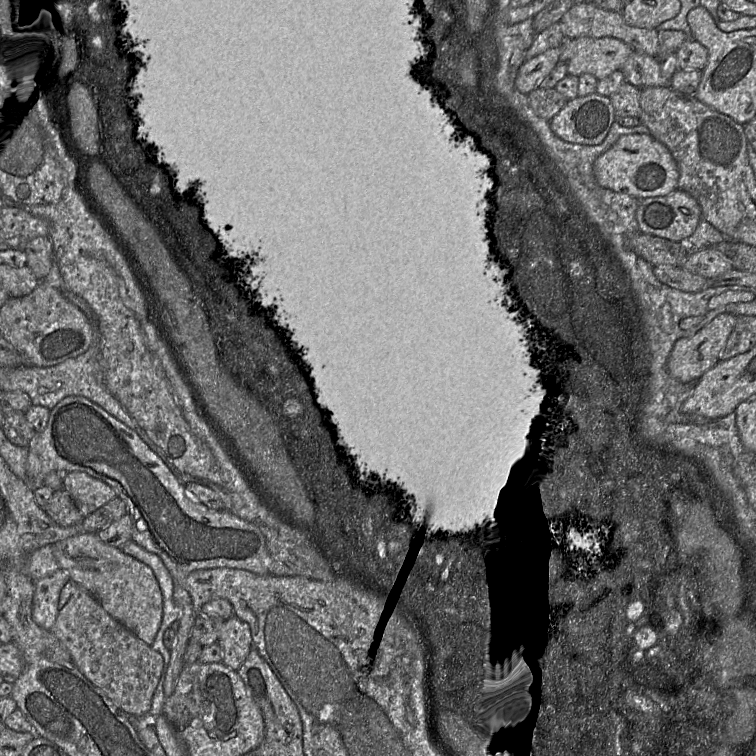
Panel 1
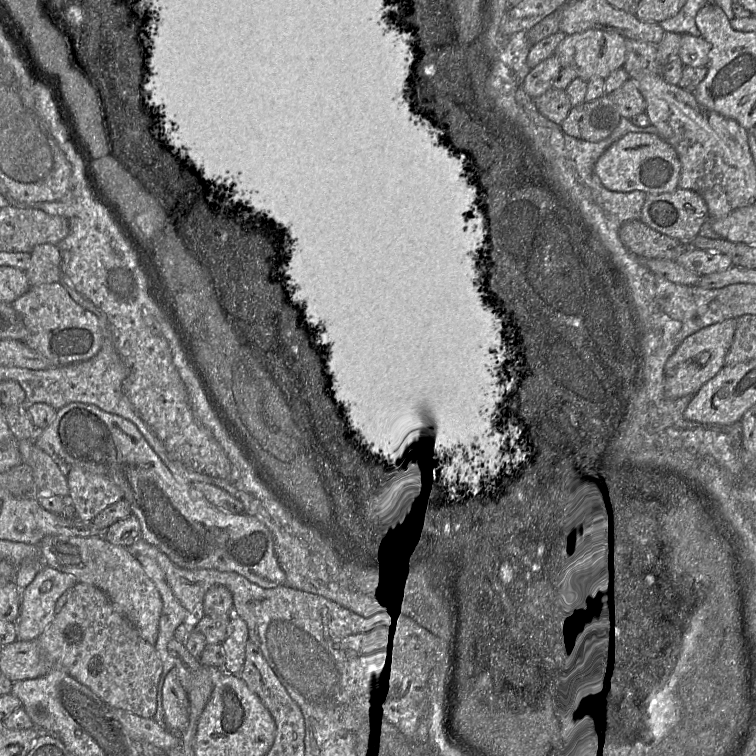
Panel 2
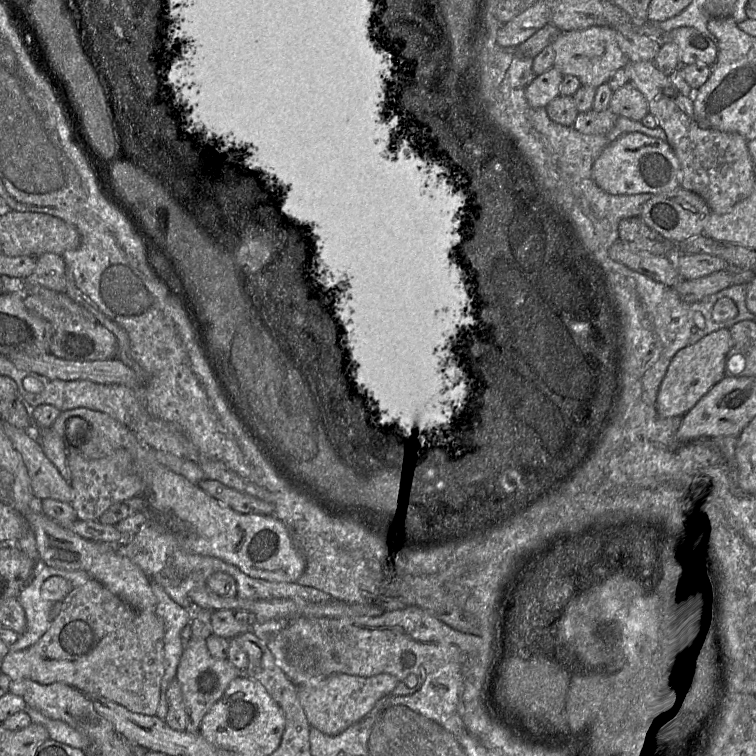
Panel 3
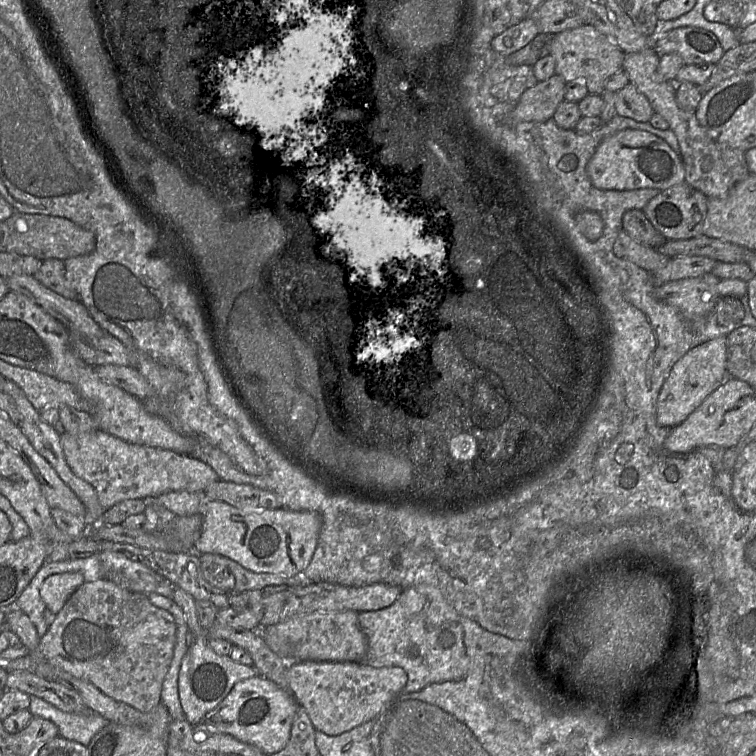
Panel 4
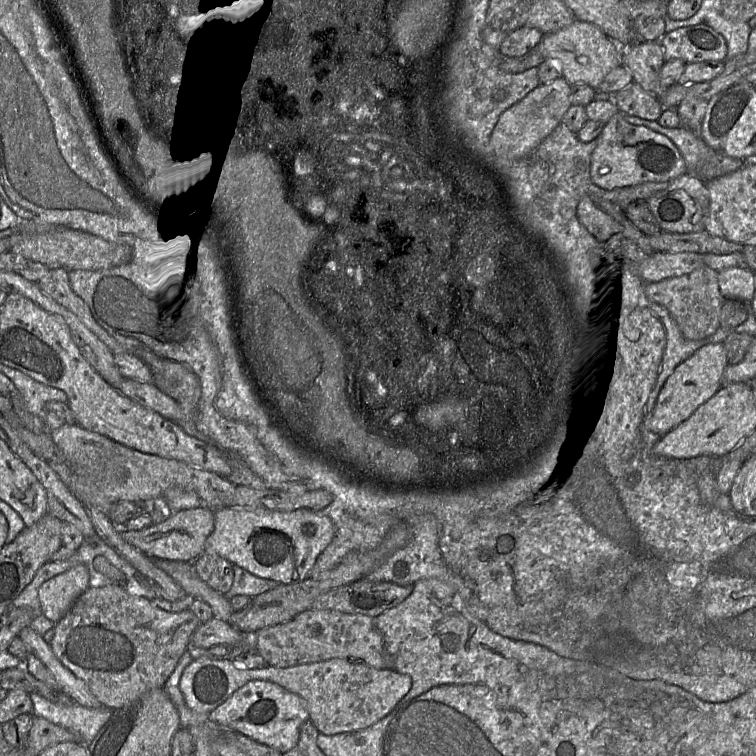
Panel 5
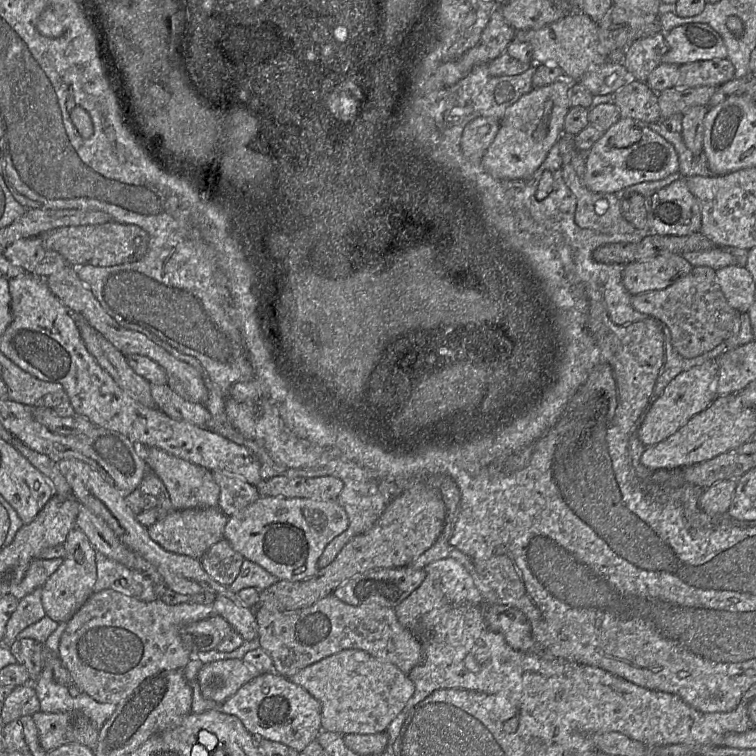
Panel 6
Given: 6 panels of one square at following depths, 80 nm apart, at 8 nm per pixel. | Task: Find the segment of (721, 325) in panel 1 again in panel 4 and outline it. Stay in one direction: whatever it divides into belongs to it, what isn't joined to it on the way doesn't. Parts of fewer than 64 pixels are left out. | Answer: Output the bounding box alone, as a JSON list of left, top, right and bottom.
[656,336,728,429]

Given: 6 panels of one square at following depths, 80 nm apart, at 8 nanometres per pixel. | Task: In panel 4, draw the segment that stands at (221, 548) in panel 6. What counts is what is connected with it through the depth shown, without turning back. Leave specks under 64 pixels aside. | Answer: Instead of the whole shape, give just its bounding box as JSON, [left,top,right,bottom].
[199,555,235,594]

